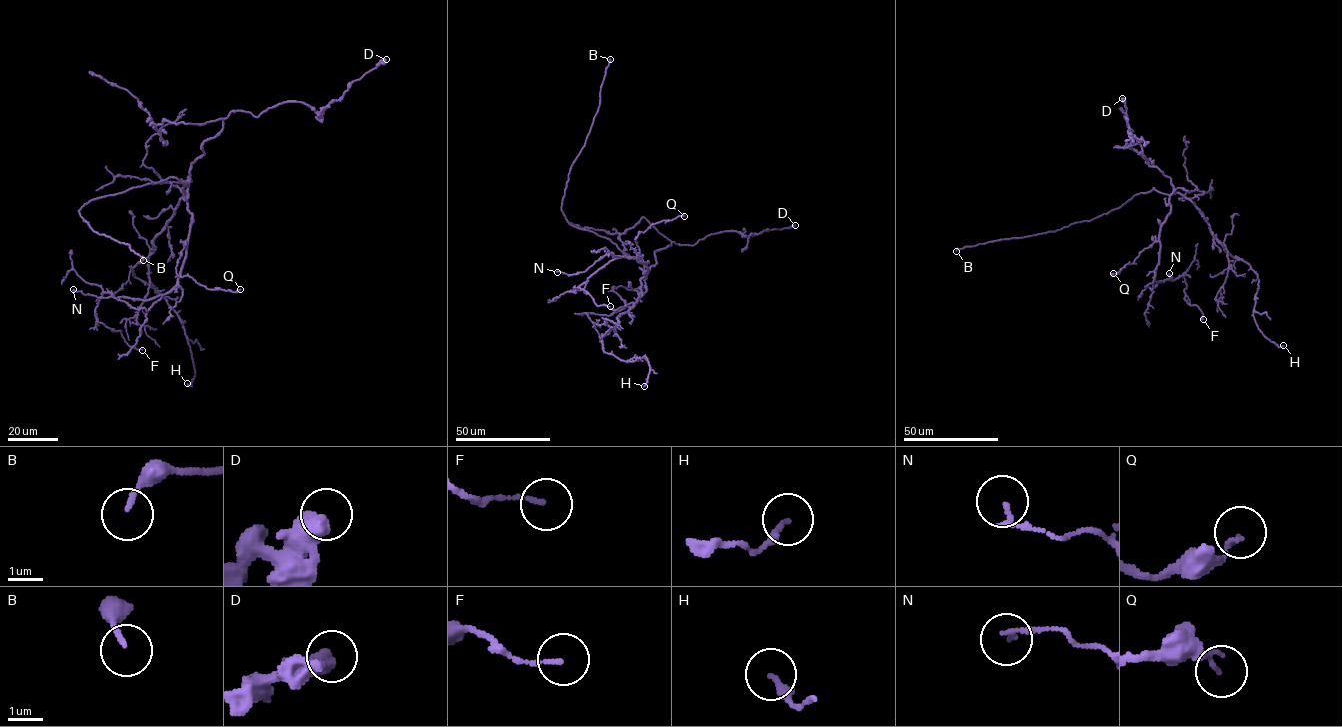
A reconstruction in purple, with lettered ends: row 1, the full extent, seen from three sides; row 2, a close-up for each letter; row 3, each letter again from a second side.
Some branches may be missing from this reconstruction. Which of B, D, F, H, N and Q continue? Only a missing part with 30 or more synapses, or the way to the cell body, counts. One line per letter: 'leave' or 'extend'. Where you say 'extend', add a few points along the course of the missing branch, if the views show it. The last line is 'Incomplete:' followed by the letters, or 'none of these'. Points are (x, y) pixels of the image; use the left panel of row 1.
B: extend
D: leave
F: leave
H: leave
N: leave
Q: leave
Incomplete: B

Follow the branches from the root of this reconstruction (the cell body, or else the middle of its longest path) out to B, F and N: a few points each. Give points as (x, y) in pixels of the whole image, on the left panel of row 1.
B: (174, 177), (90, 200), (79, 210), (83, 220), (95, 232), (129, 244), (143, 260)
F: (174, 177), (188, 185), (191, 214), (178, 283), (146, 300), (104, 293), (95, 309), (97, 321), (142, 350)
N: (174, 177), (188, 185), (187, 210), (191, 214), (178, 283), (146, 311), (111, 296), (99, 298), (73, 289)

